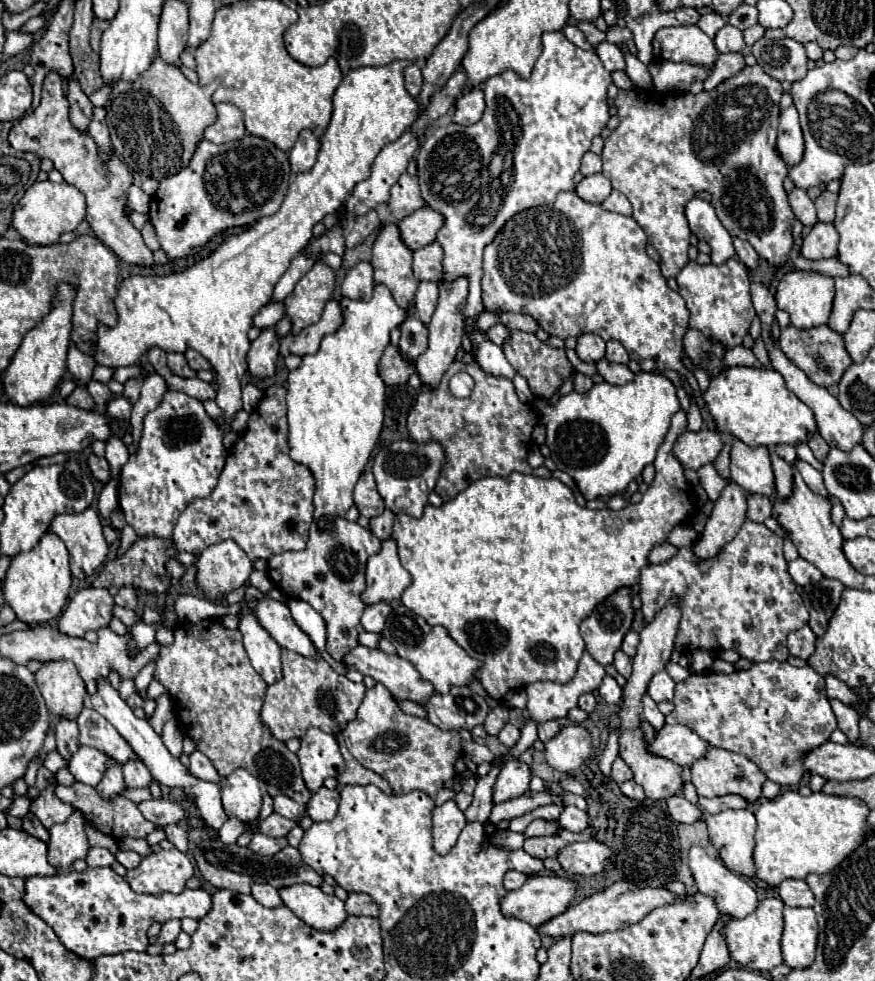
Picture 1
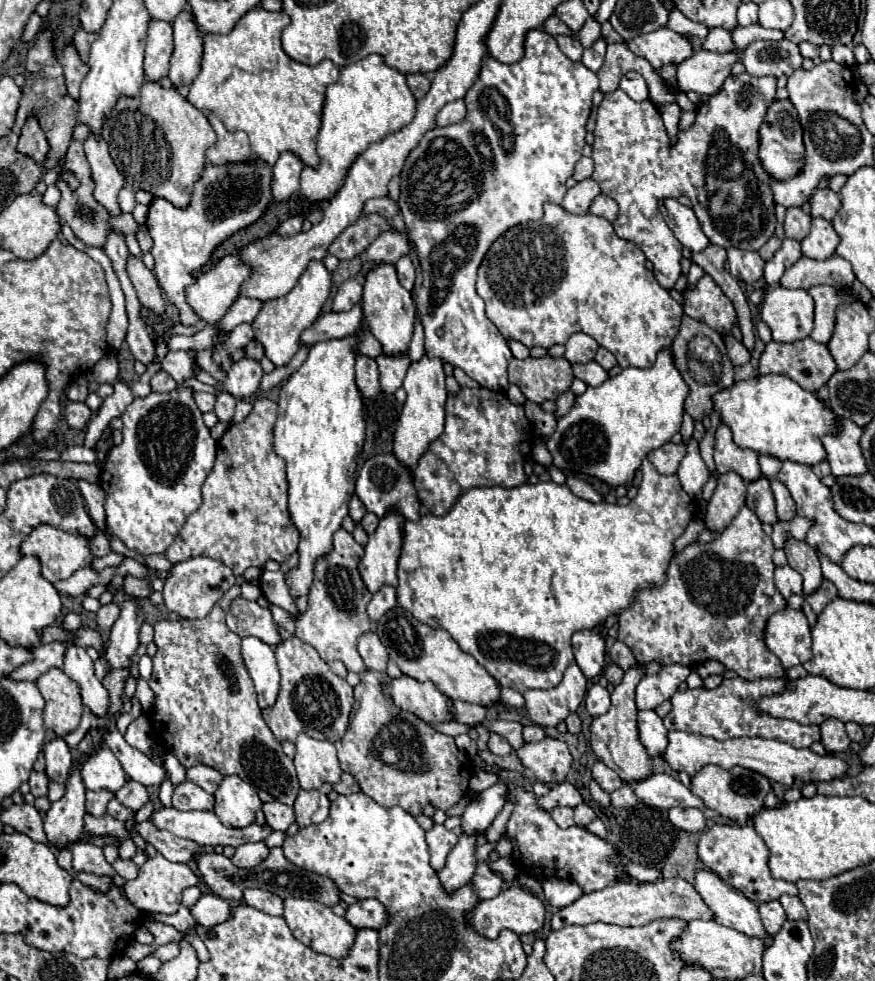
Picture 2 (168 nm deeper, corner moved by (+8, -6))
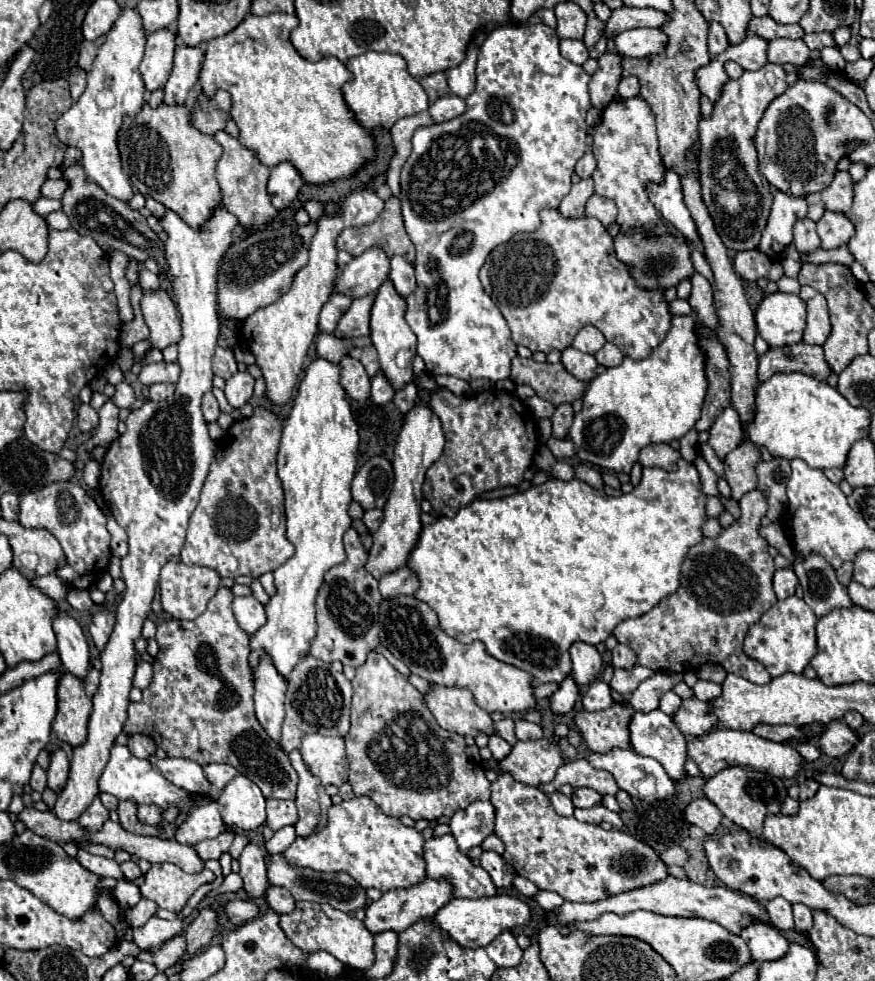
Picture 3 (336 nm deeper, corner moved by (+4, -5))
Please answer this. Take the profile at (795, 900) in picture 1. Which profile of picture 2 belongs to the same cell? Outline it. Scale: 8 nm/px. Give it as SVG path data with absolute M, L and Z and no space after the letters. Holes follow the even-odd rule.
M783 894L779 898L785 914L789 920L805 920L807 918L807 910L803 906L803 902L799 900L799 896L789 896L789 894Z

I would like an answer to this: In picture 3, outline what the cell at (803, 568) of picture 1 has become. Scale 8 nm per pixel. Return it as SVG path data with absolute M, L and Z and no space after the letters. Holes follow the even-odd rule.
M779 569L779 571L775 571L773 587L775 587L775 593L777 593L779 601L791 597L795 593L795 587L797 587L797 575L793 573L793 569Z

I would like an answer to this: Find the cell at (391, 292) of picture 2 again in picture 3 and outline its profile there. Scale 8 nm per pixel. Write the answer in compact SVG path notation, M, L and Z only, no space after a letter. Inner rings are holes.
M385 281L377 295L375 295L375 303L371 309L371 339L373 345L379 353L379 363L381 363L381 371L387 377L387 381L391 383L391 387L395 391L405 389L405 385L413 383L413 359L415 359L415 333L411 331L411 327L405 321L405 299L397 295L395 287L391 285L391 281Z

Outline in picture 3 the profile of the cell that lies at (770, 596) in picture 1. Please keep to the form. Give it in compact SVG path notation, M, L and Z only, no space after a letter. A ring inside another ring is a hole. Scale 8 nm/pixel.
M753 489L739 499L739 505L741 505L741 519L737 519L731 527L723 529L719 537L703 539L701 543L689 549L683 561L681 587L677 589L677 593L661 599L661 603L649 613L629 621L621 621L615 627L613 637L617 639L617 643L623 643L635 651L639 665L663 673L697 673L701 665L717 663L727 673L741 675L743 679L749 679L753 683L765 685L771 681L767 669L761 663L743 655L743 639L749 627L757 623L759 617L777 603L771 585L775 573L773 557L767 553L769 549L767 541L759 535L761 517L767 513L767 499L759 489Z

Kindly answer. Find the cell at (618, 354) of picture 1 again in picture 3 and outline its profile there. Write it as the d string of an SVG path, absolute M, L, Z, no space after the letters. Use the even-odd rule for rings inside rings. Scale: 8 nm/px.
M605 343L603 349L599 349L599 351L595 353L595 359L597 359L597 363L603 365L603 367L617 367L617 365L623 361L623 353L619 351L617 345Z

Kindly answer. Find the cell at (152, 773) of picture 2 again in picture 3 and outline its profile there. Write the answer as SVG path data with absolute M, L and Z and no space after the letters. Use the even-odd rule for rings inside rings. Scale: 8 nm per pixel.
M155 755L149 757L149 761L161 769L161 773L175 783L177 787L183 787L191 793L203 793L207 795L213 787L209 783L209 779L203 775L203 765L191 761L191 759L157 759Z

